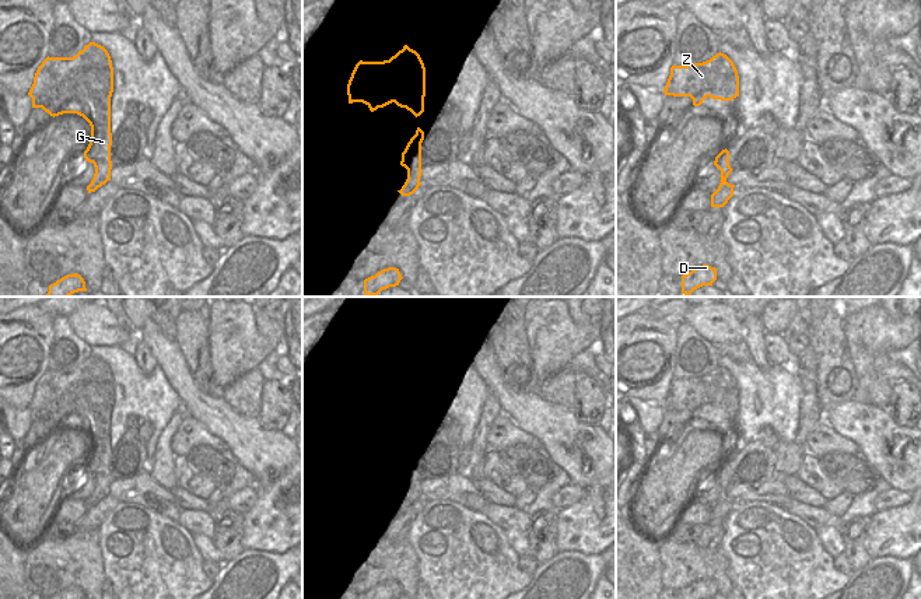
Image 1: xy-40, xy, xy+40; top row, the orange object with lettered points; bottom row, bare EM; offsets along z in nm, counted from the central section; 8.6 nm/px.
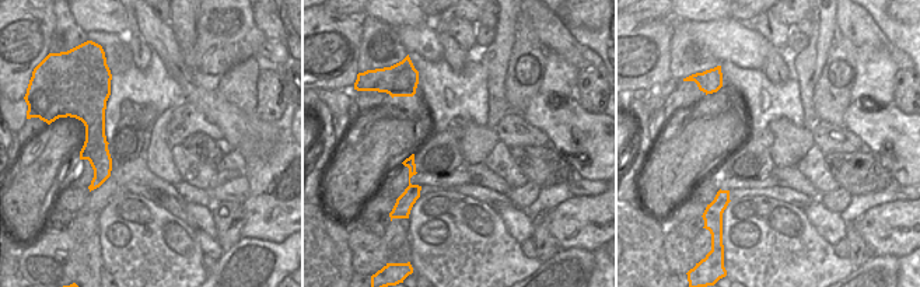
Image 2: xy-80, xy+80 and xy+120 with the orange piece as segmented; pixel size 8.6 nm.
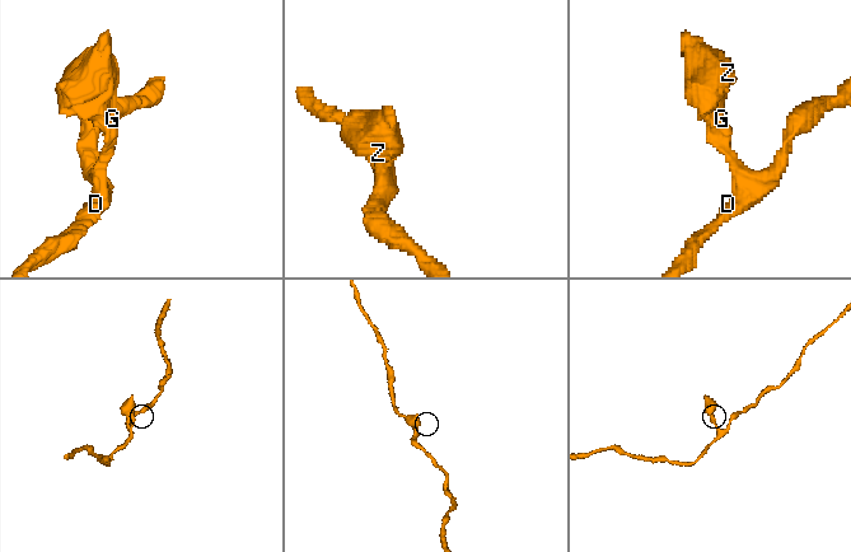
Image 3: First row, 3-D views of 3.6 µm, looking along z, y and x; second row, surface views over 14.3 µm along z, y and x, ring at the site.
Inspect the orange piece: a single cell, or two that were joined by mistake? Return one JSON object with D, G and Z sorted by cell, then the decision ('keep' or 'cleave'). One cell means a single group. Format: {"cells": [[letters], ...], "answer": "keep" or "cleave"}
{"cells": [["D", "G", "Z"]], "answer": "keep"}

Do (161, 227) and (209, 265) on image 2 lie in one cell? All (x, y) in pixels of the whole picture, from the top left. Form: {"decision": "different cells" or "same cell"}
{"decision": "different cells"}

